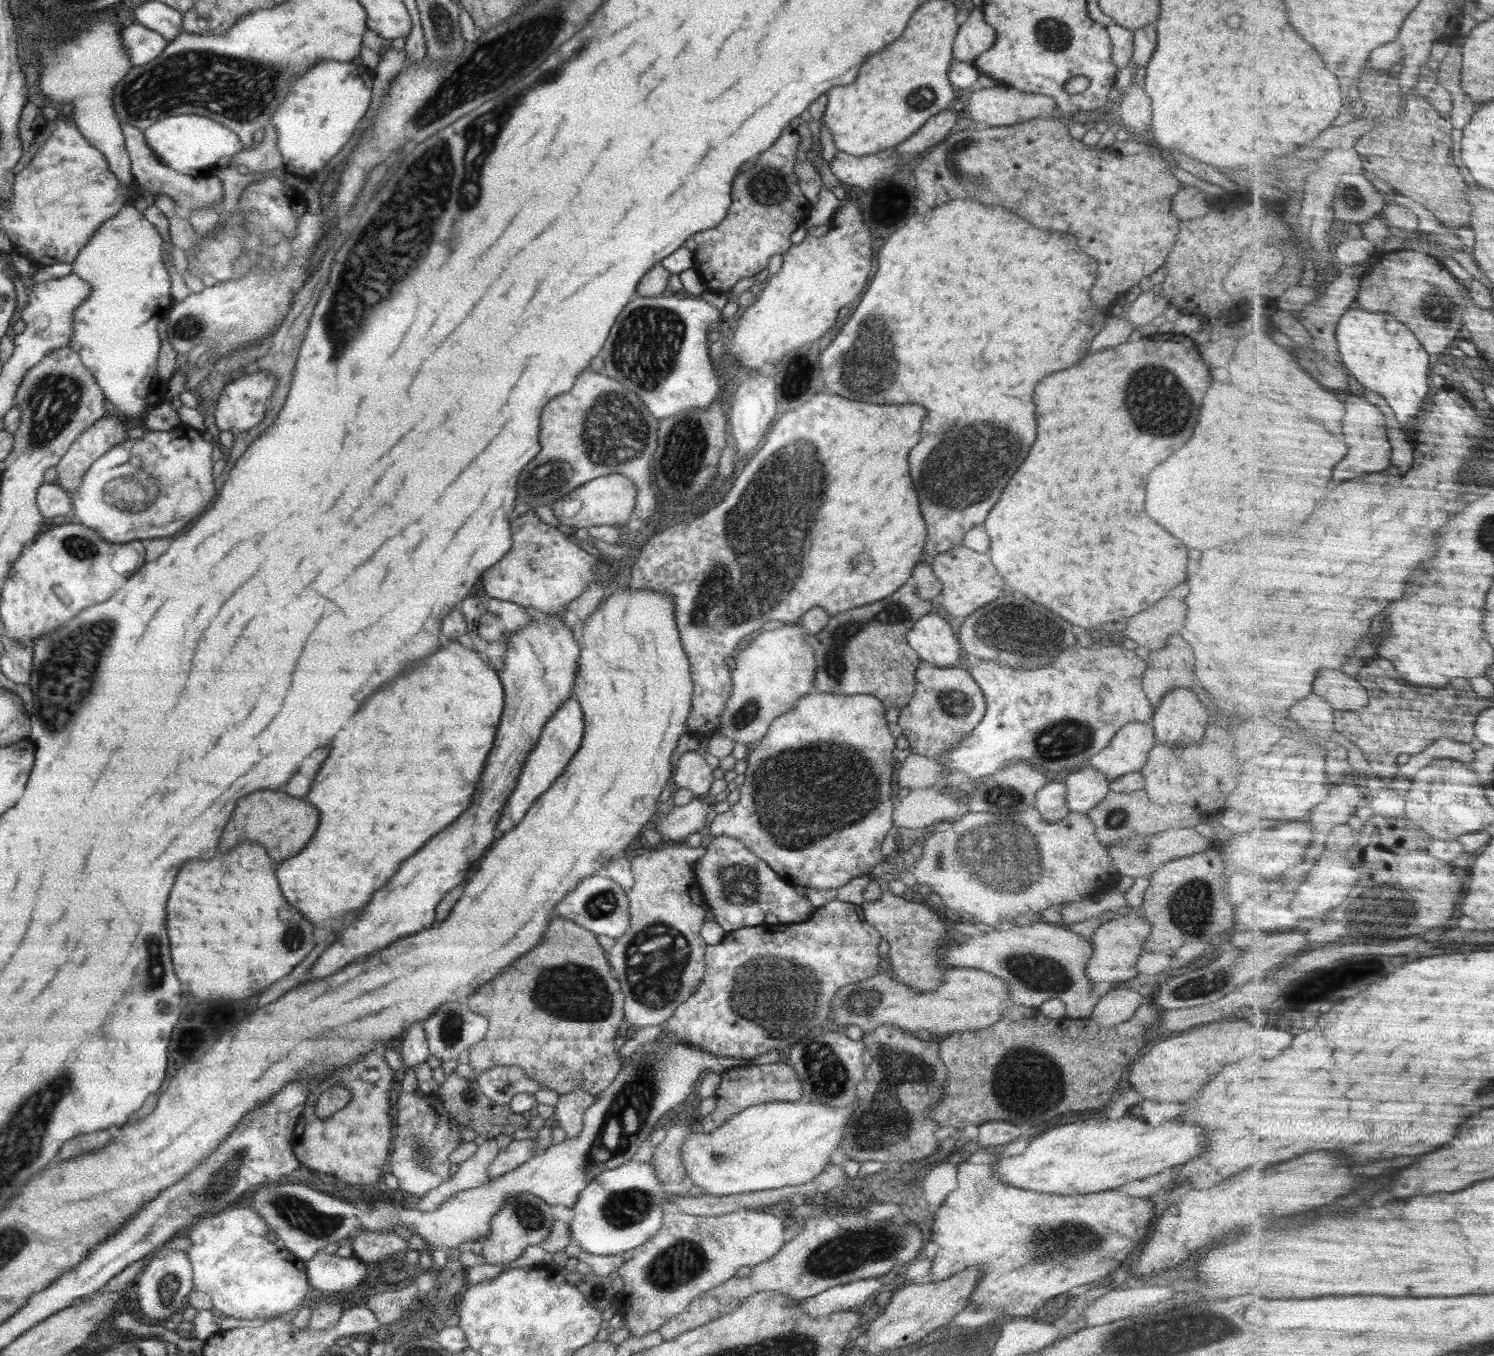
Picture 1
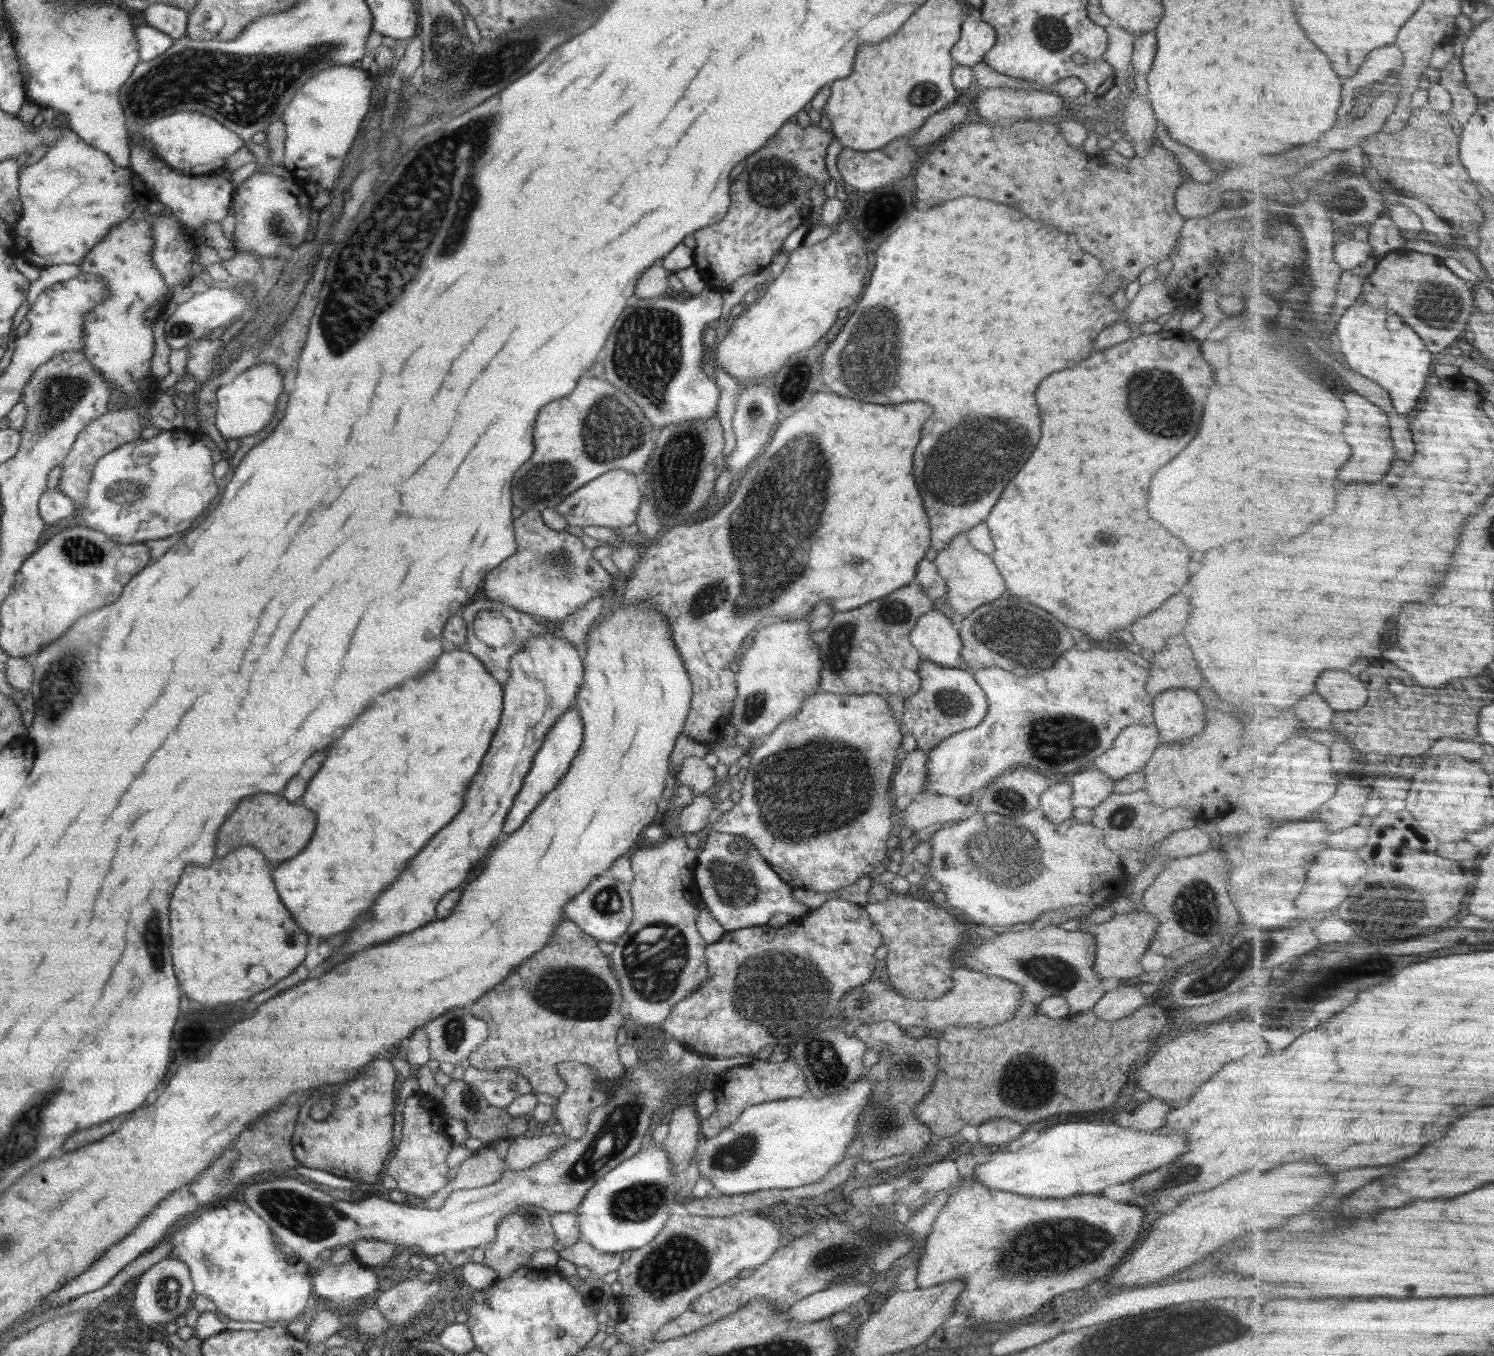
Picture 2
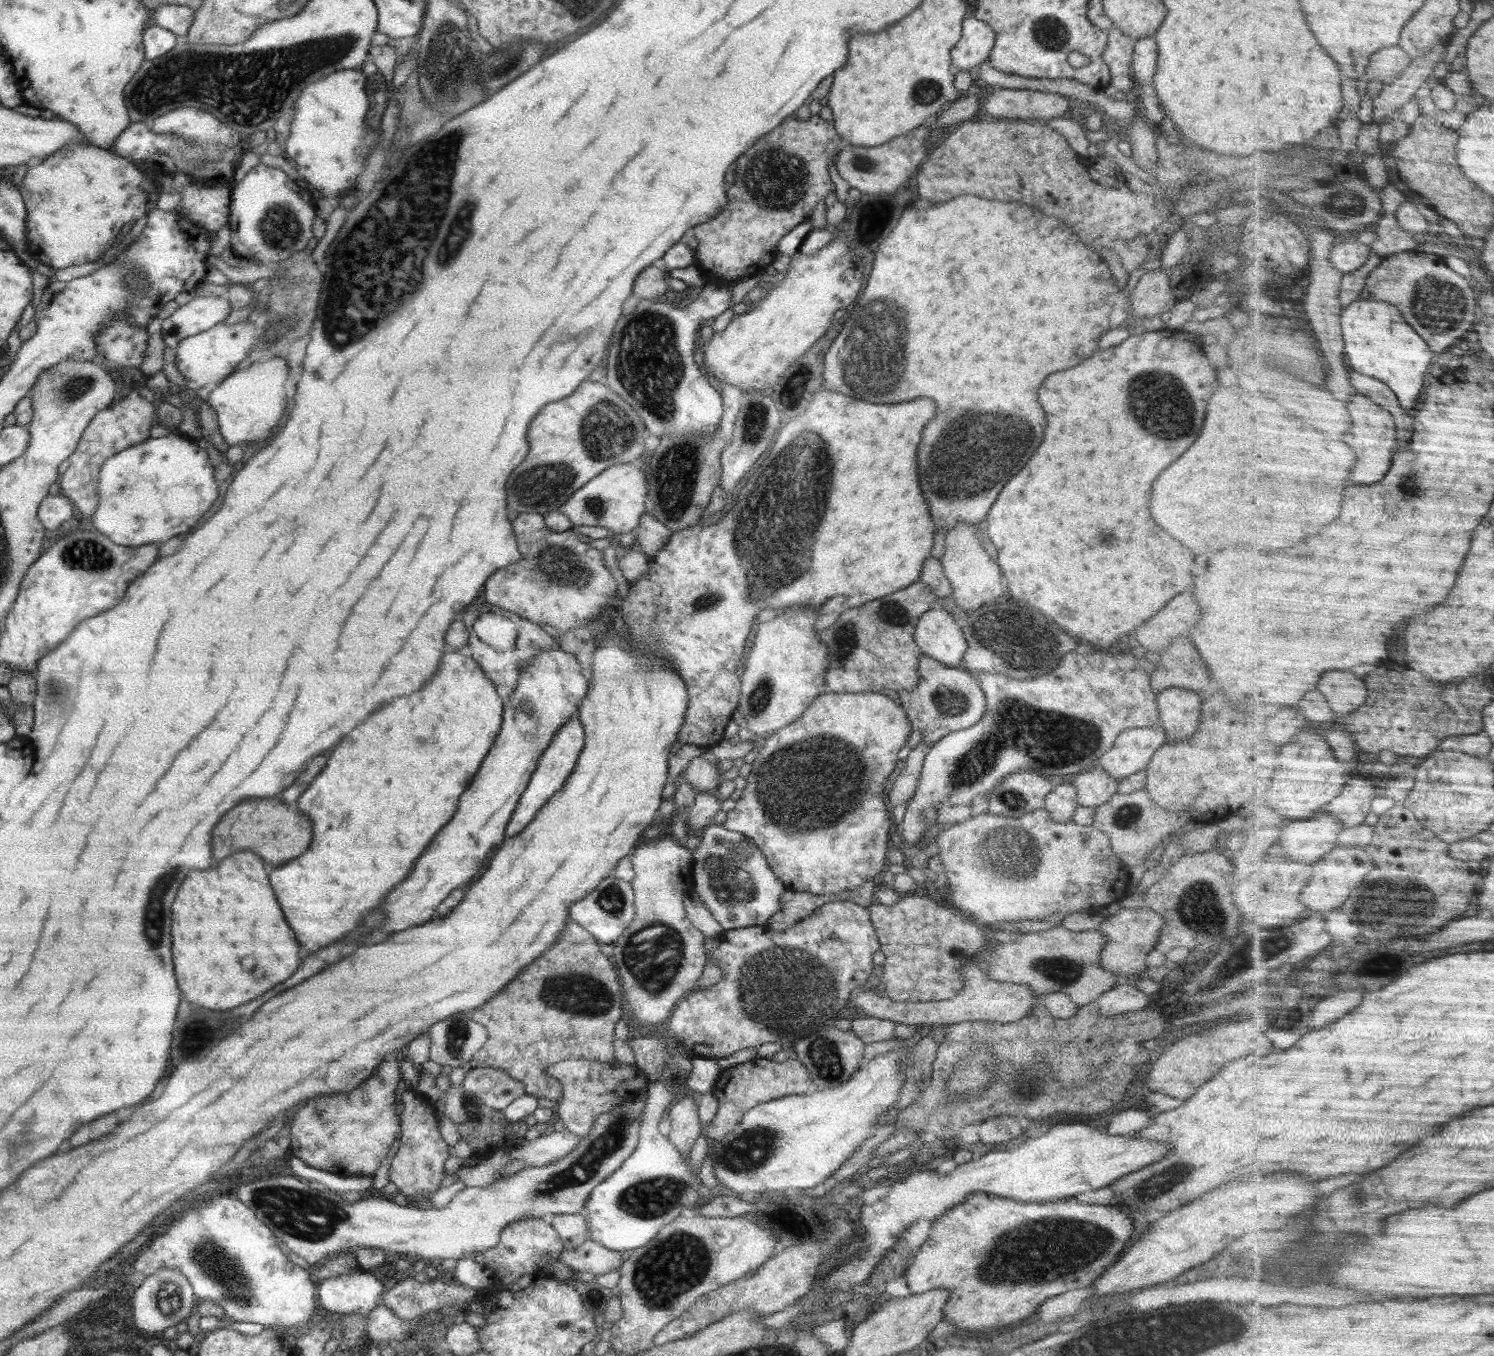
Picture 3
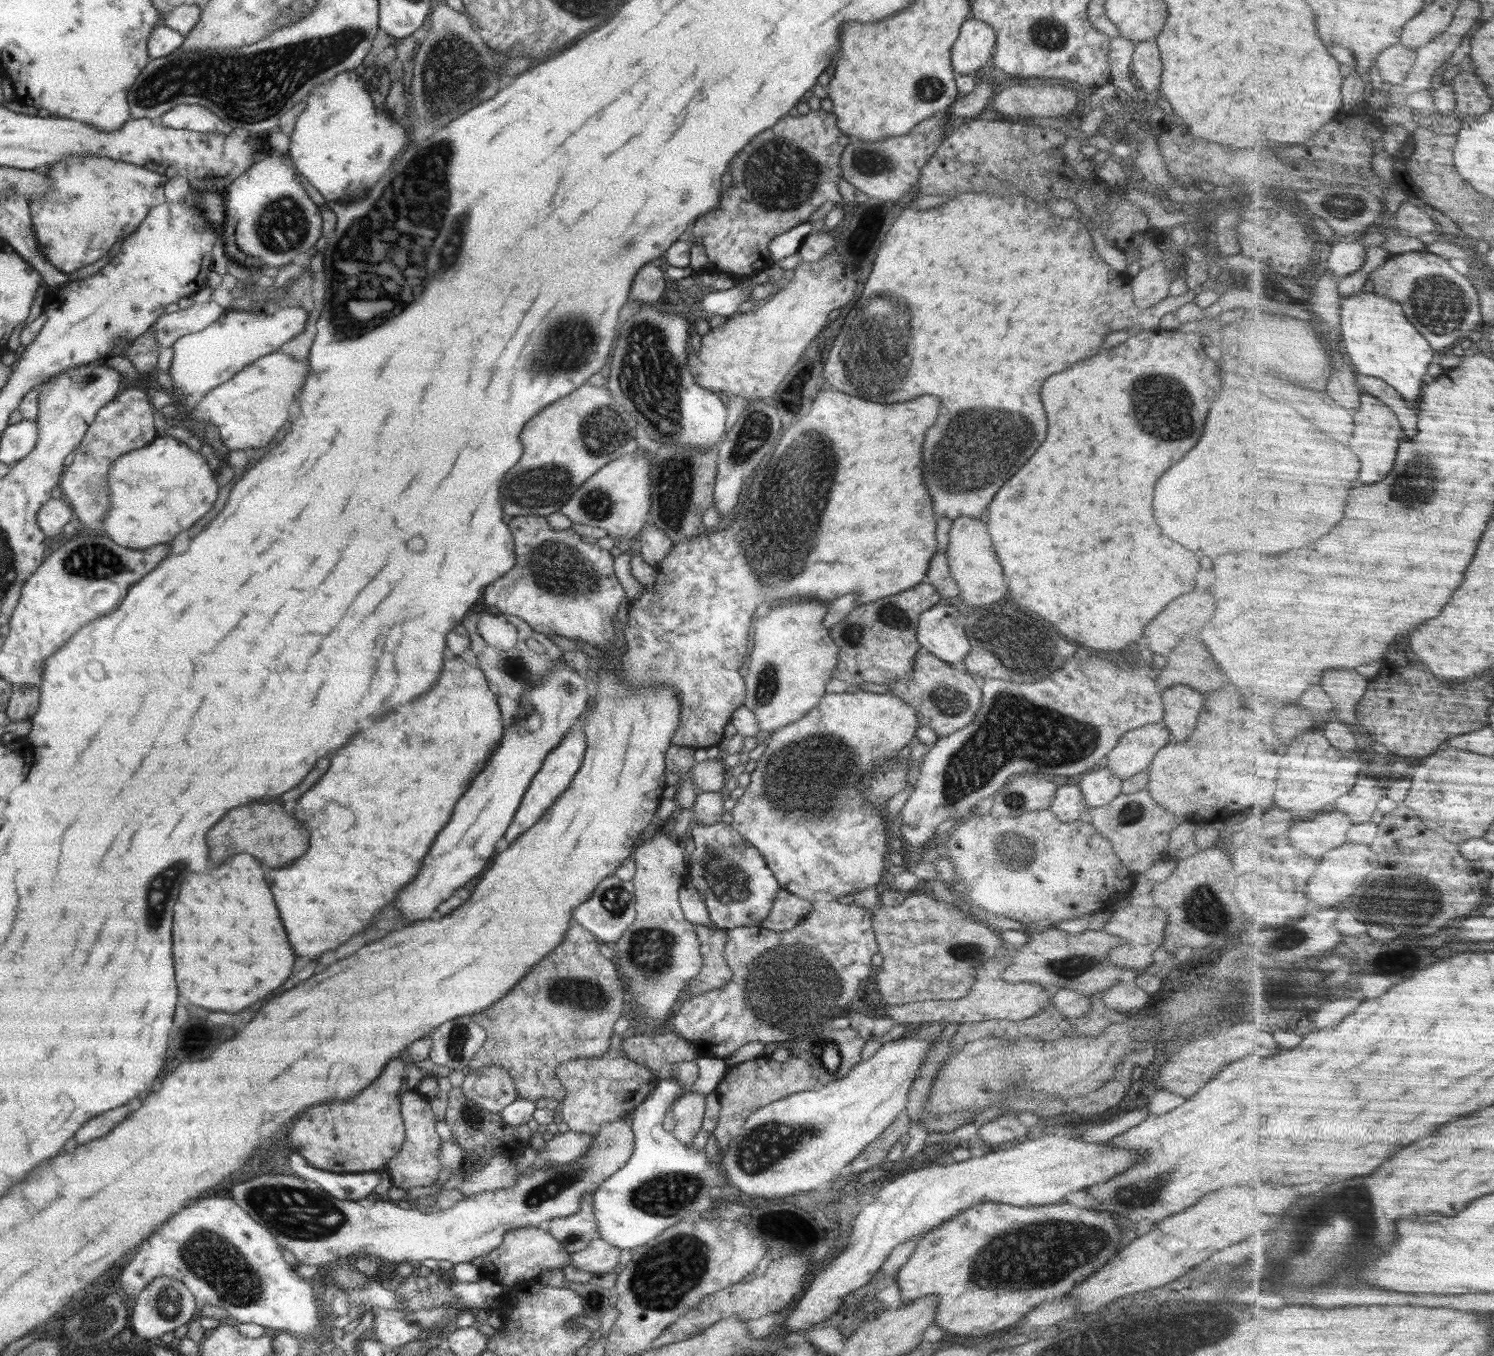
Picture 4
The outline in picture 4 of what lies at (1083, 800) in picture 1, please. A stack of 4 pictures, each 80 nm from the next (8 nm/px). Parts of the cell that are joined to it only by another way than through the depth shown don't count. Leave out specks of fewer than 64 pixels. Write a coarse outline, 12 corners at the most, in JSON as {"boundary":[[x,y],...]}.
{"boundary":[[1096,768],[1074,782],[1088,809],[1104,806],[1121,793],[1111,768]]}

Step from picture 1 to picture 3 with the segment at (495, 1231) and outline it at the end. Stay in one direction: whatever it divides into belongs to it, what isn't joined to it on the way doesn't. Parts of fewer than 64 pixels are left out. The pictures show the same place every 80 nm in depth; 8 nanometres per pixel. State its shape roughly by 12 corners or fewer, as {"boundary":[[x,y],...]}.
{"boundary":[[545,1217],[502,1229],[484,1266],[506,1284],[565,1250]]}

